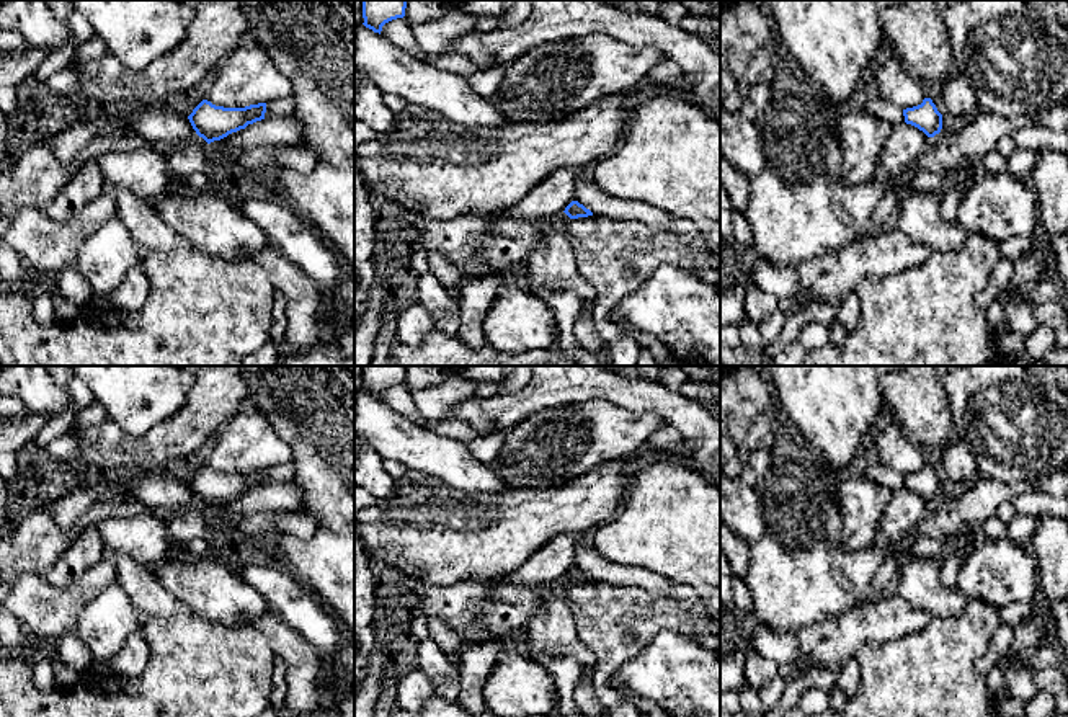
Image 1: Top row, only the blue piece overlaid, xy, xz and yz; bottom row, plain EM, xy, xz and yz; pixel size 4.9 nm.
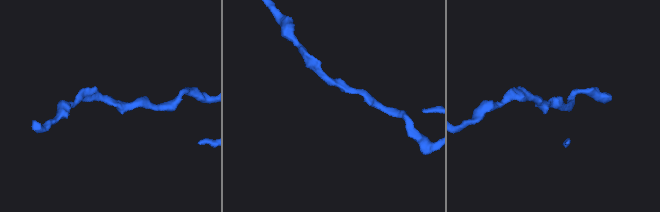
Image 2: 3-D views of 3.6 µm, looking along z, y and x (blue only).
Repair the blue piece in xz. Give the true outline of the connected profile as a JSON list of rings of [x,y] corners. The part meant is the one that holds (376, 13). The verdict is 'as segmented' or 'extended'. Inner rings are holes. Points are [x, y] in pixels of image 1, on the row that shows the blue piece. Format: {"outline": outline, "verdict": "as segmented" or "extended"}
{"outline": [[[363,0],[363,24],[380,34],[385,23],[405,16],[405,8],[407,0]]], "verdict": "as segmented"}

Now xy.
{"outline": [[[202,100],[188,116],[193,129],[207,144],[220,140],[232,132],[245,129],[248,124],[265,119],[266,103],[245,108],[224,108]]], "verdict": "as segmented"}

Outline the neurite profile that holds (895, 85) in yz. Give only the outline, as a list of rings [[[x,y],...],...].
[[[885,52],[872,67],[870,77],[877,85],[877,95],[901,109],[923,103],[926,95],[924,82],[910,73],[892,52]]]

